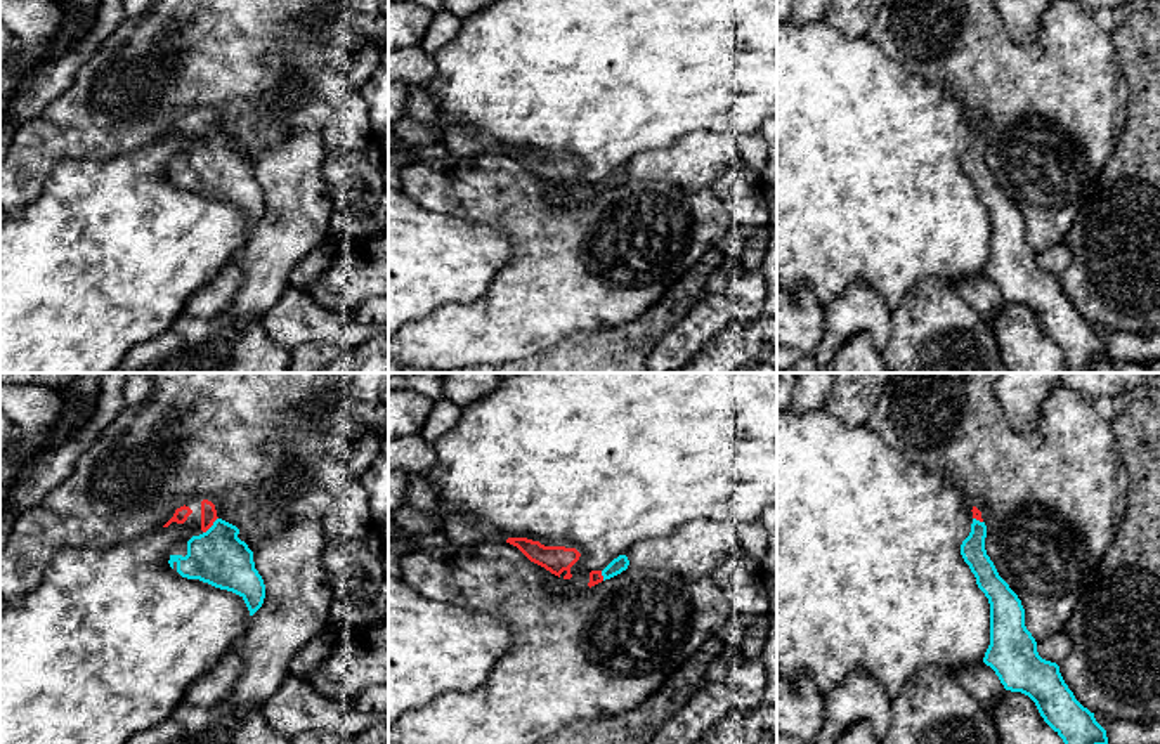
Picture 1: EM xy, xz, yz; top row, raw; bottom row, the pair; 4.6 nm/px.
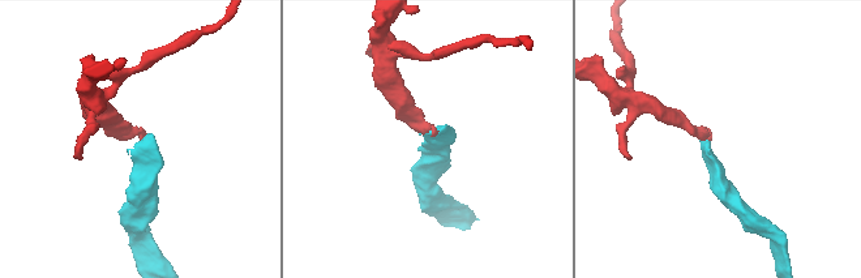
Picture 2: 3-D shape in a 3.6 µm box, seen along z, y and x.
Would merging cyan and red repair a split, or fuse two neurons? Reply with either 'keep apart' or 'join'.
join

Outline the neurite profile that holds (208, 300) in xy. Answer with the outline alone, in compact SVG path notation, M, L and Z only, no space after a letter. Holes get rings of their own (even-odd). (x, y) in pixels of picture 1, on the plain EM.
M231 260L220 272L205 286L201 286L186 303L182 314L196 317L212 317L225 309L236 291L244 283L244 274L238 260Z

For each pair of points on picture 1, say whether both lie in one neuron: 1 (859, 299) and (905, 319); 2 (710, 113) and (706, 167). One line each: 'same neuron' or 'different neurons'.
1: different neurons
2: different neurons

